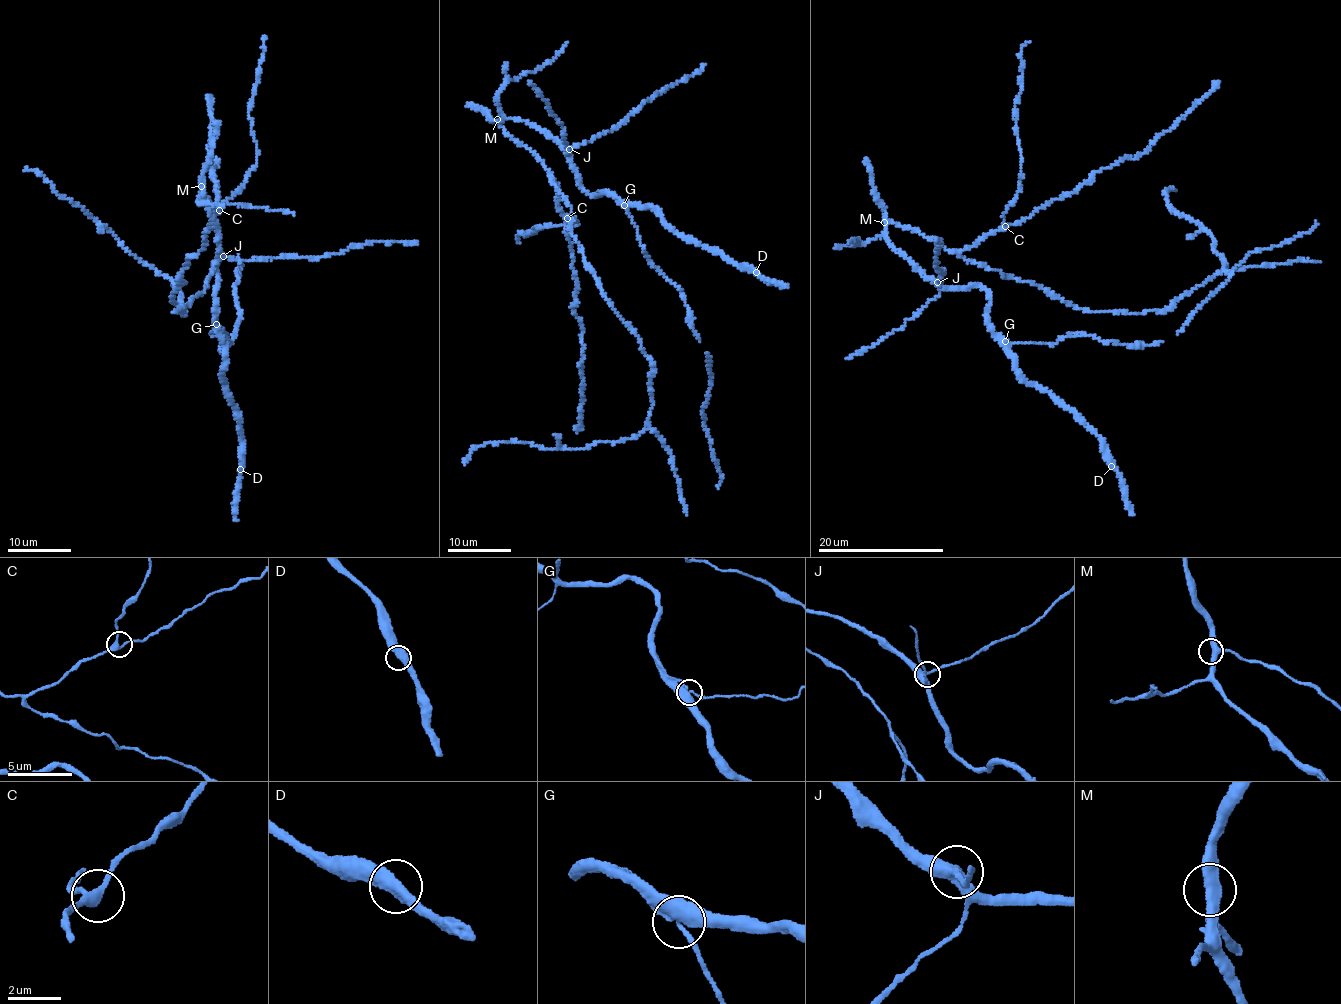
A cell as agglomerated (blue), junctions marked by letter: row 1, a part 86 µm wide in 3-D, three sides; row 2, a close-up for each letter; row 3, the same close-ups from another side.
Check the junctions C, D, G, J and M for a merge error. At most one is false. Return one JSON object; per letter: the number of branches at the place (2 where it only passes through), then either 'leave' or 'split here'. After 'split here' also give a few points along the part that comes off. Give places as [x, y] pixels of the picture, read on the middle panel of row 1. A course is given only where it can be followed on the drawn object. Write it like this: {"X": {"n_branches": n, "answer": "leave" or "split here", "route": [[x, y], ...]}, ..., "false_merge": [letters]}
{"C": {"n_branches": 3, "answer": "leave"}, "D": {"n_branches": 2, "answer": "leave"}, "G": {"n_branches": 3, "answer": "leave"}, "J": {"n_branches": 3, "answer": "leave"}, "M": {"n_branches": 3, "answer": "leave"}, "false_merge": []}

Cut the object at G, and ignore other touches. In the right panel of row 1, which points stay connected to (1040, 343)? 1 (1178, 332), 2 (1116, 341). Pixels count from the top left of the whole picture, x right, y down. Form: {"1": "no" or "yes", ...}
{"1": "no", "2": "yes"}

